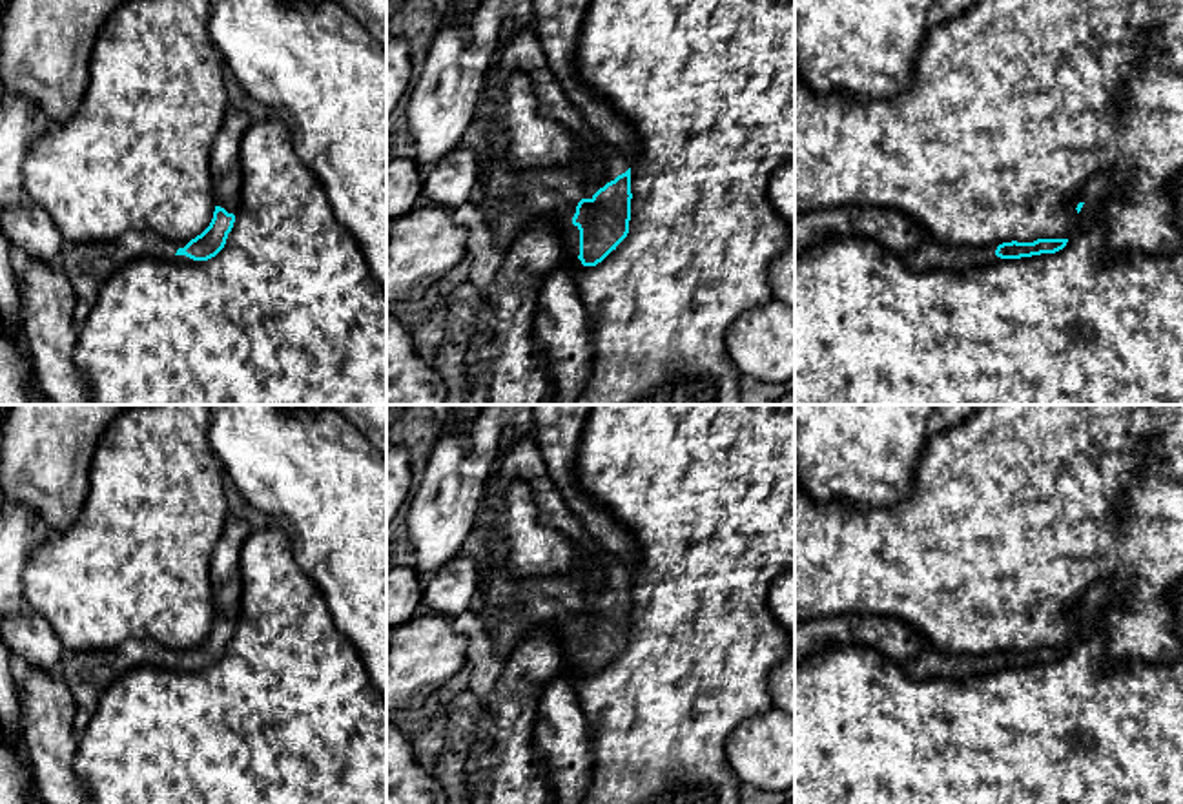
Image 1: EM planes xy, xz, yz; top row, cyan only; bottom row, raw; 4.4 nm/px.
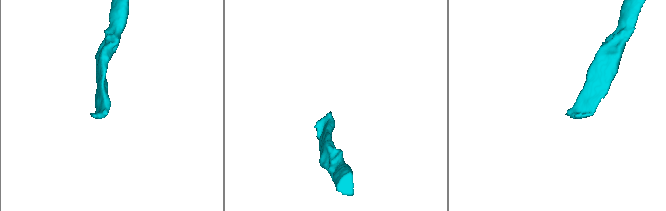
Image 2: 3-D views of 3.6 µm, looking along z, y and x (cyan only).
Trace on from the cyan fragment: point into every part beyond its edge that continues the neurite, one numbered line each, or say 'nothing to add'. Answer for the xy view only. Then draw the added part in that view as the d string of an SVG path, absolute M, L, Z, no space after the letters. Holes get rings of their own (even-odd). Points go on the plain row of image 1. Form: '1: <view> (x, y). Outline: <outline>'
1: xy (88, 673). Outline: M128 640L106 651L66 651L62 678L75 700L75 731L82 735L95 715L102 693L122 675L140 665L166 667L177 662L164 645L151 640Z

